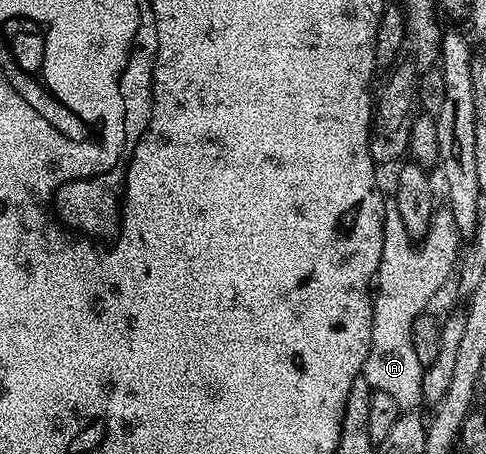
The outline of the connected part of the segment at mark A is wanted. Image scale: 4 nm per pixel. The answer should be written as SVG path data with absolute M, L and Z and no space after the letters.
M394 208L385 209L382 260L374 279L370 352L366 356L362 377L373 390L387 392L401 411L415 411L416 405L424 402L422 380L425 366L418 362L414 352L412 325L416 317L429 309L428 301L443 288L444 281L453 277L461 250L462 239L448 208L437 209L427 234L416 245L410 241L399 212Z

